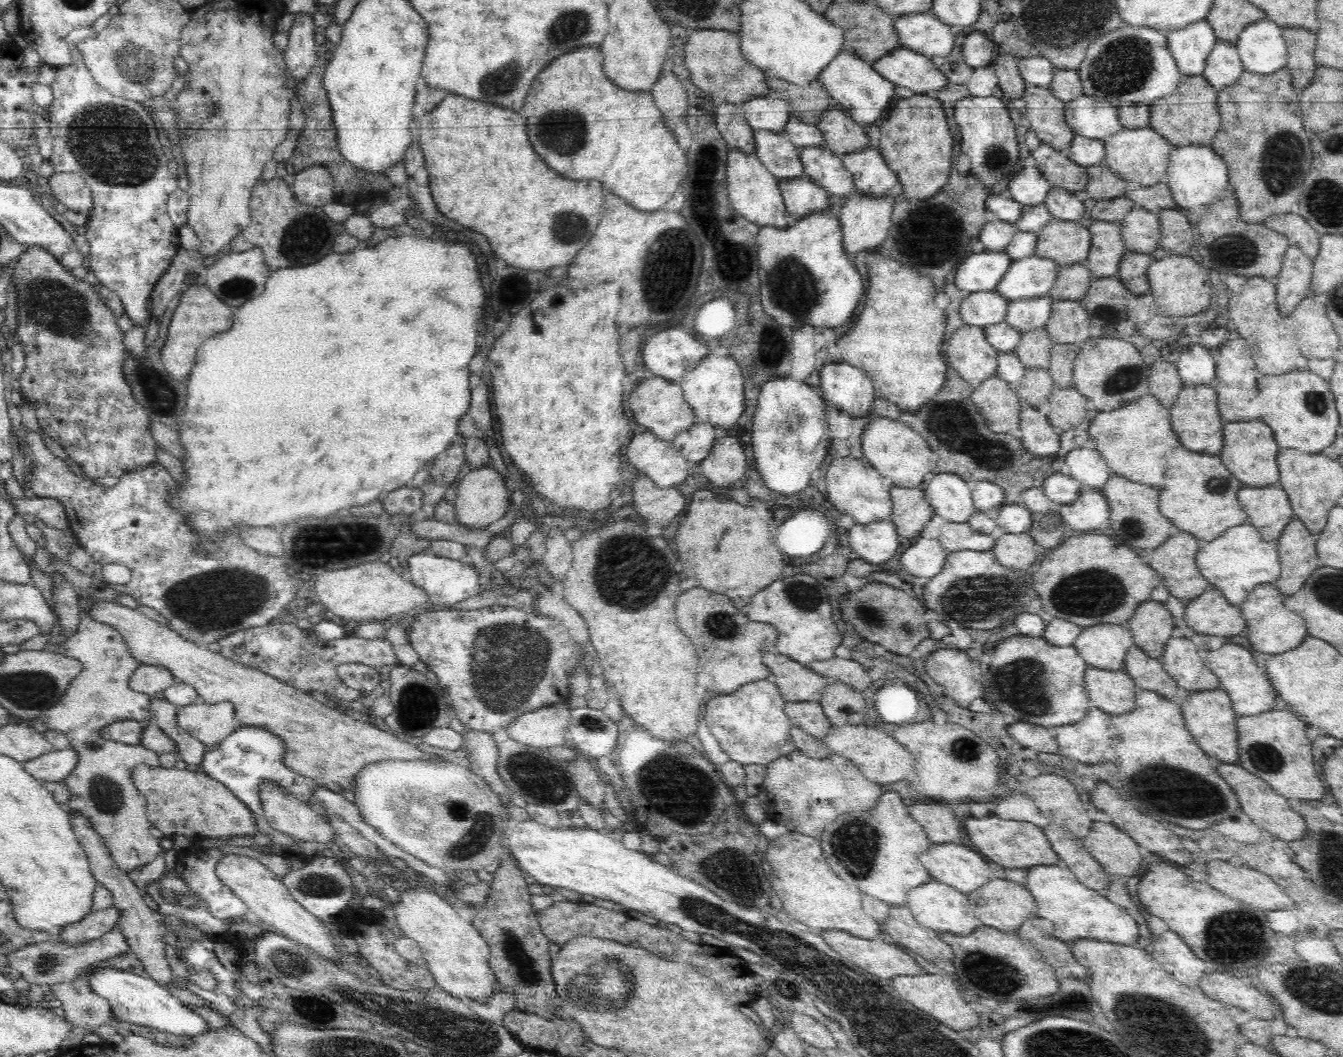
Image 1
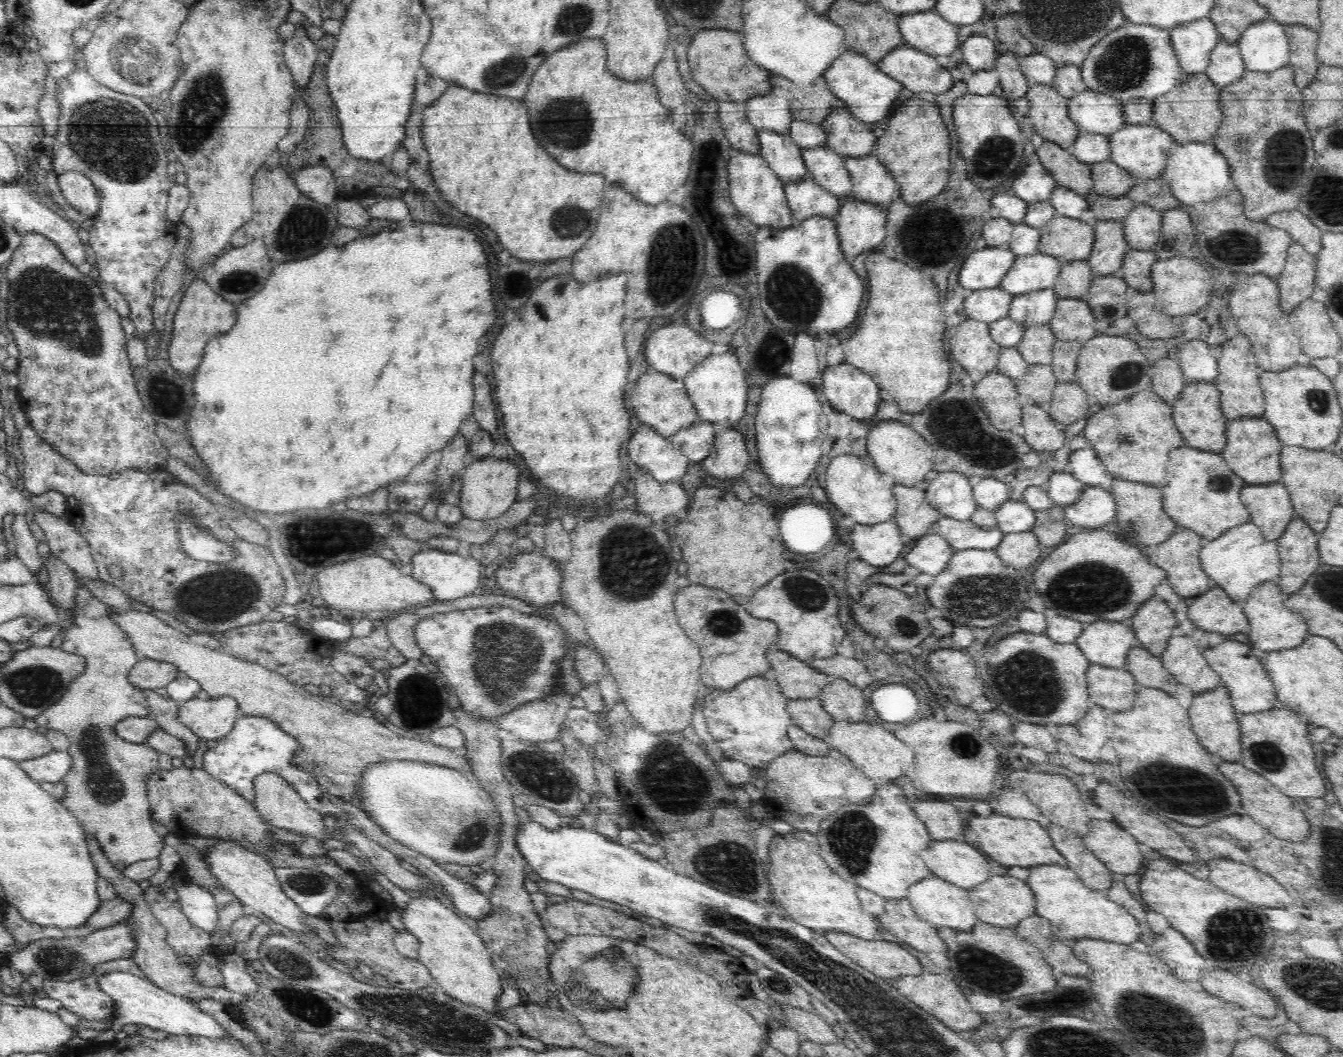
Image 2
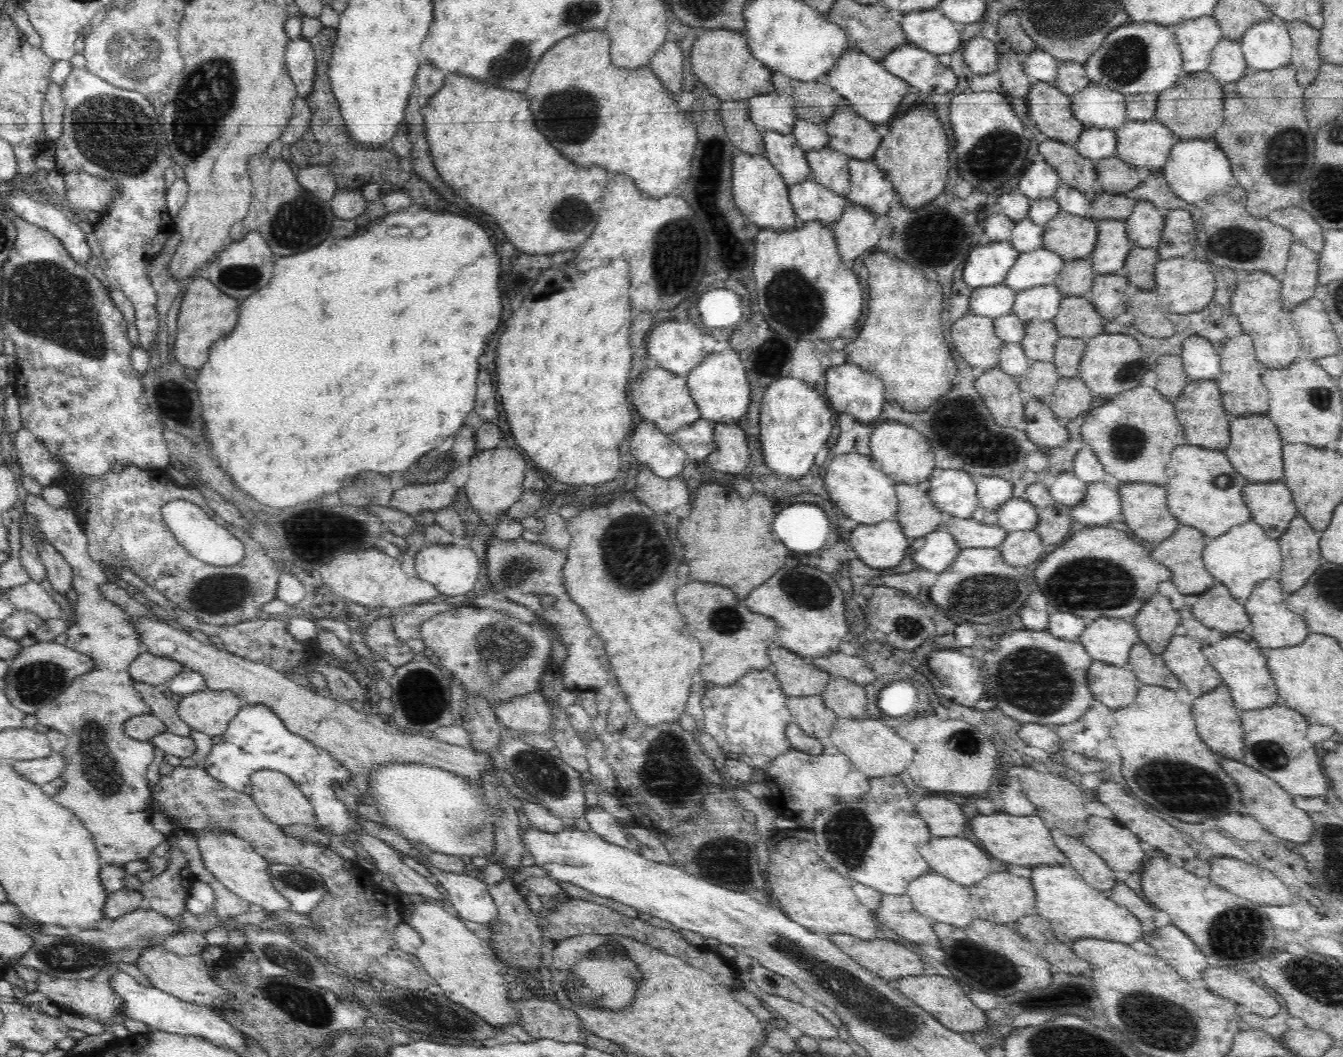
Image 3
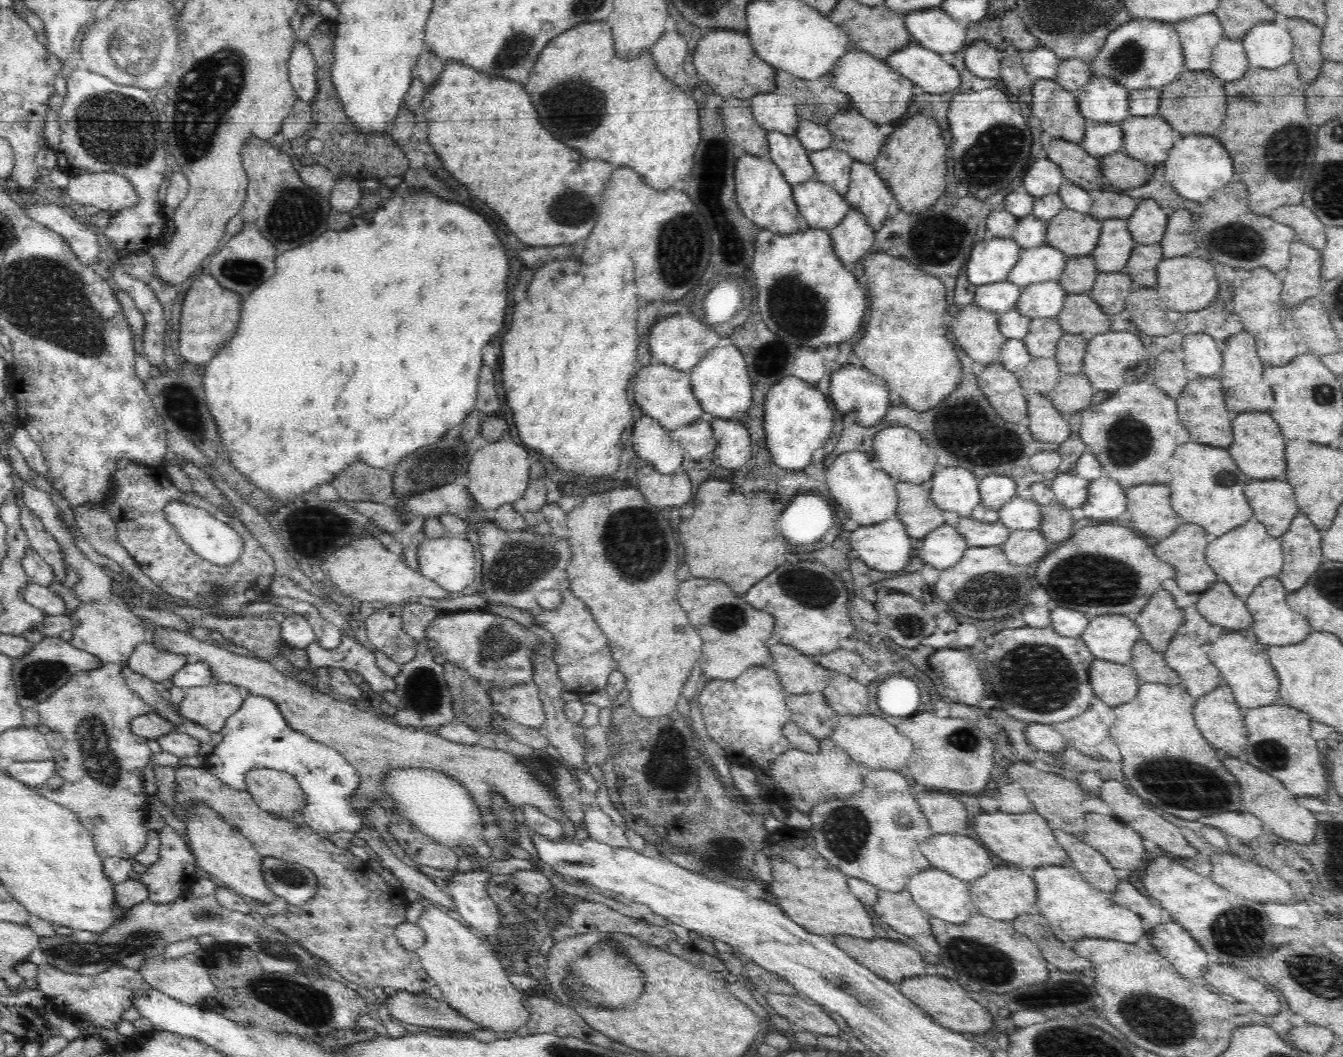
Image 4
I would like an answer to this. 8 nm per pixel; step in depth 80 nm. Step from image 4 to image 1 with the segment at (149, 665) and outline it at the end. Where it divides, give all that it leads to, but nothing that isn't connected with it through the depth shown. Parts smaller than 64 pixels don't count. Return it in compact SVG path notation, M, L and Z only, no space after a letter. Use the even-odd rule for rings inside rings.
M140 665L130 678L129 688L138 693L154 696L155 693L177 686L178 683L176 677L164 667Z

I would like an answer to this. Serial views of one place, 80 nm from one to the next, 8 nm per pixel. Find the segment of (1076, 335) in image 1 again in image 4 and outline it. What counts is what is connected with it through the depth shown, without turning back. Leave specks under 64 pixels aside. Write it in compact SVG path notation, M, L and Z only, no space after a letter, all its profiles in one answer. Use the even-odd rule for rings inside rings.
M1087 293L1069 294L1056 318L1065 333L1088 337L1108 332L1112 322Z

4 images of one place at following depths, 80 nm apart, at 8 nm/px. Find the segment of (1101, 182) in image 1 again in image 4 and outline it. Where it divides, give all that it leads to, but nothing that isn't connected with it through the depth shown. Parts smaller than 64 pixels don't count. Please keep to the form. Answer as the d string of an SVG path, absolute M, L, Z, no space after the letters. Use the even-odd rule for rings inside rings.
M1124 152L1115 153L1100 157L1100 167L1104 175L1106 188L1126 192L1146 184L1154 172L1154 163L1142 163L1128 157Z

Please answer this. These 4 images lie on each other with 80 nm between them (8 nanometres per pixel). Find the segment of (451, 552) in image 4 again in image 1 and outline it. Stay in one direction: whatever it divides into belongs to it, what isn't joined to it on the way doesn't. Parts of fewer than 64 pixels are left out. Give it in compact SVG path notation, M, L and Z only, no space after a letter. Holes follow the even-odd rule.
M425 553L413 554L407 560L408 572L410 572L411 581L416 586L423 588L428 595L428 601L435 604L437 608L447 608L462 602L472 595L482 591L482 586L478 583L479 574L474 565L463 563L462 560L452 560L451 558L442 558L441 556L428 555Z

